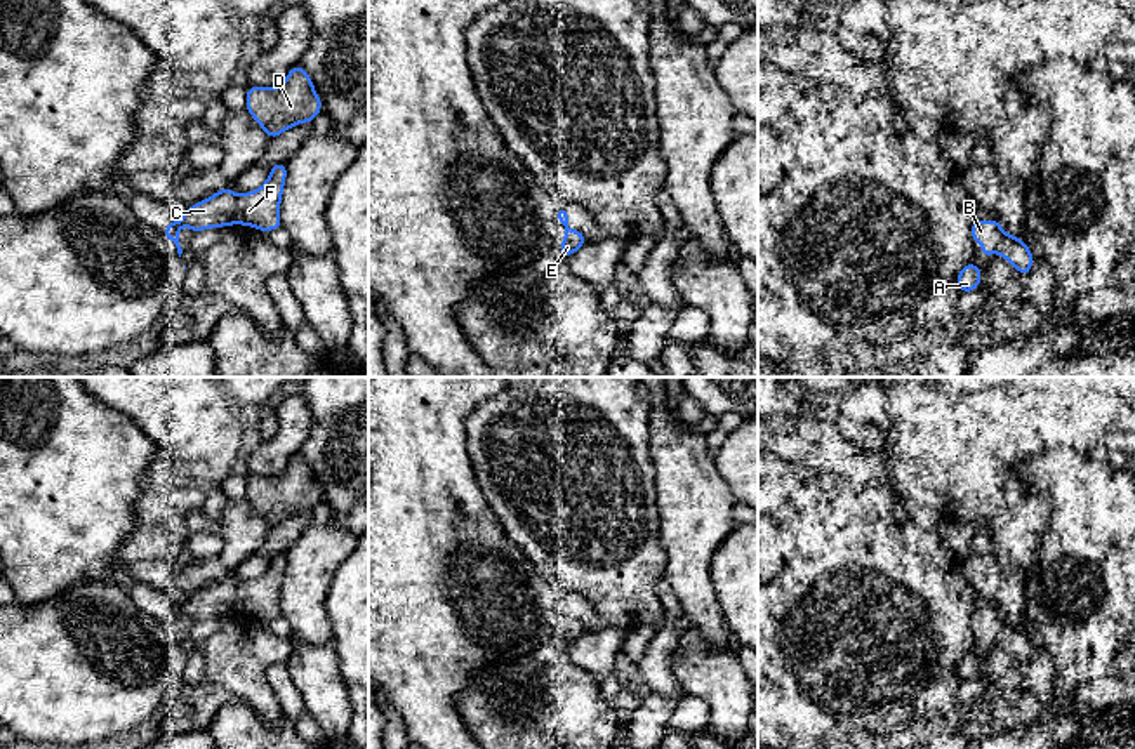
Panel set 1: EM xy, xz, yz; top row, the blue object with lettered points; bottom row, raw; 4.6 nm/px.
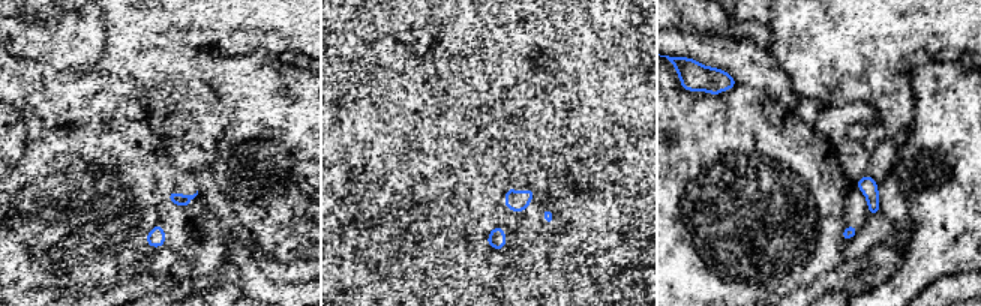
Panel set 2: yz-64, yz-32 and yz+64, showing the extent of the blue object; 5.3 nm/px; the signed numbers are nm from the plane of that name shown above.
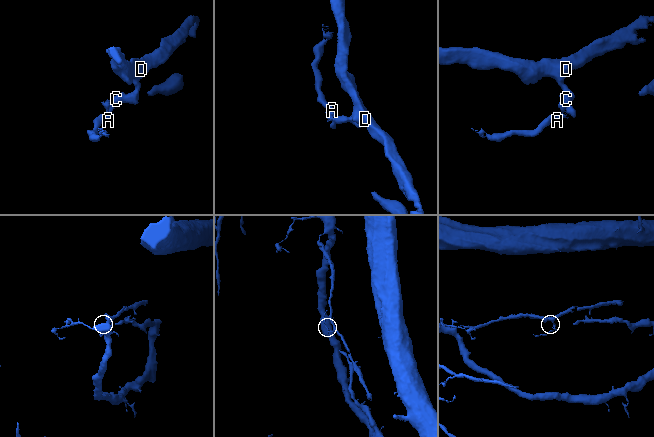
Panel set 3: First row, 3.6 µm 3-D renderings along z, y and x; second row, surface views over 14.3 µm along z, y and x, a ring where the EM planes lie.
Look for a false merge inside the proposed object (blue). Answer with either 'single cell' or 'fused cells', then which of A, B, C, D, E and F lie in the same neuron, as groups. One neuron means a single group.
fused cells | A B / C D E F

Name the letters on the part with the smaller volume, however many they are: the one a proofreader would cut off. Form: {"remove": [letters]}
{"remove": ["C", "D", "E", "F"]}

